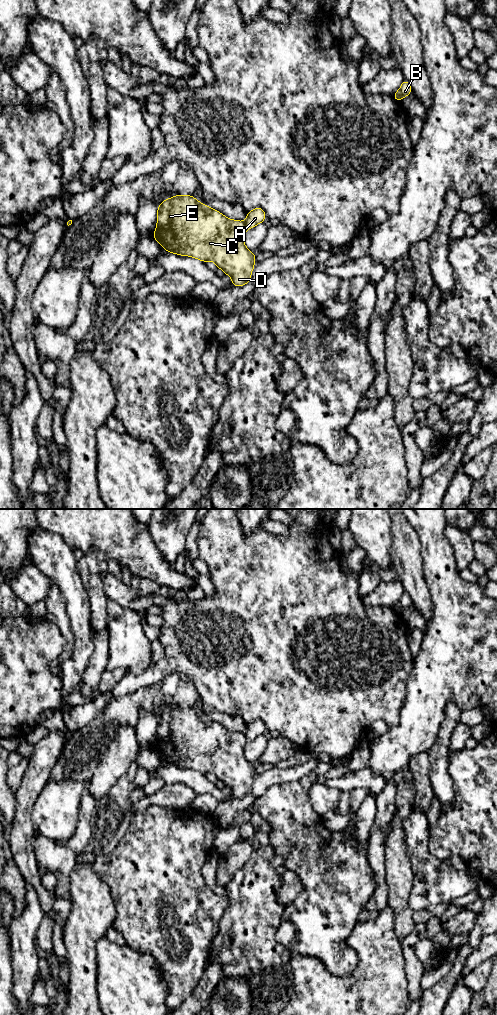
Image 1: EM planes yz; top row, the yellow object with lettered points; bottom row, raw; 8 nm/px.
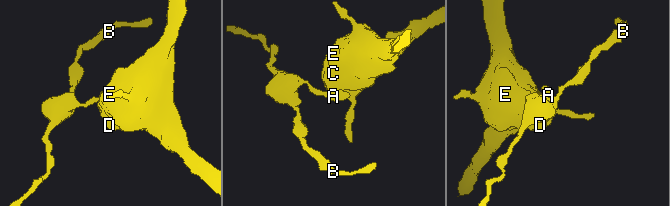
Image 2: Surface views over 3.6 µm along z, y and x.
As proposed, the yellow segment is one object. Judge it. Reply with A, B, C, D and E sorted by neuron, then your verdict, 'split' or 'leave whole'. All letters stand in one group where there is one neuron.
A B / C D E | split

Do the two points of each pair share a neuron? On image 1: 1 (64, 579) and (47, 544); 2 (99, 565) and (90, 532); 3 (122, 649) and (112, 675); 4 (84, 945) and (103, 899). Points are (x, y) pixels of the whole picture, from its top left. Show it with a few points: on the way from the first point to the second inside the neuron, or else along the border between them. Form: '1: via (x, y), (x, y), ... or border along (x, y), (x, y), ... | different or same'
1: via (62, 570), (55, 558), (55, 553) | same
2: border along (83, 552), (96, 547), (107, 559) | different
3: border along (106, 668), (124, 668), (127, 673) | different
4: via (84, 934), (84, 927), (92, 914), (92, 910) | same

